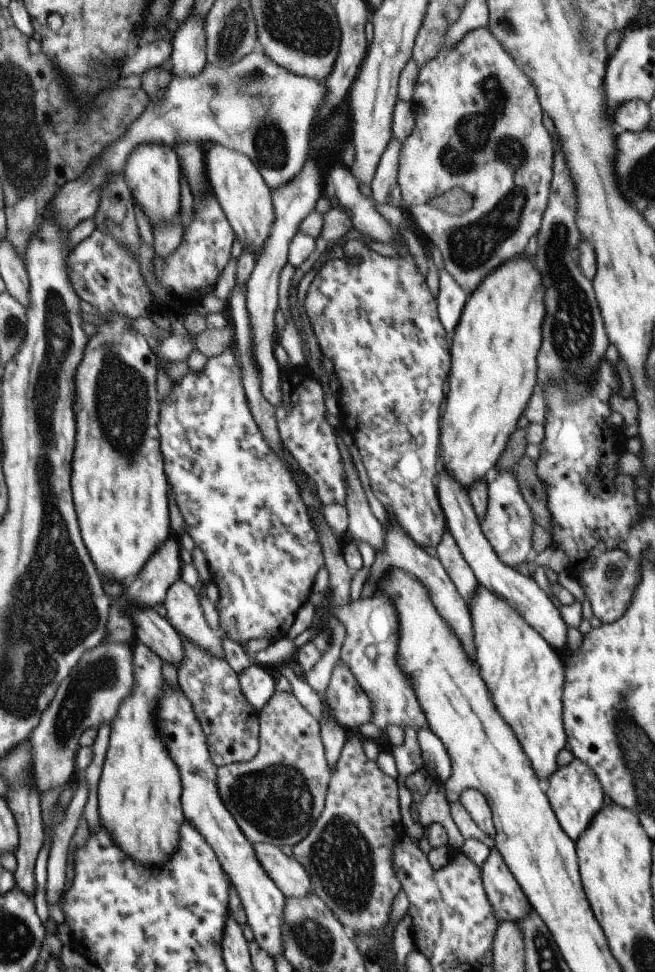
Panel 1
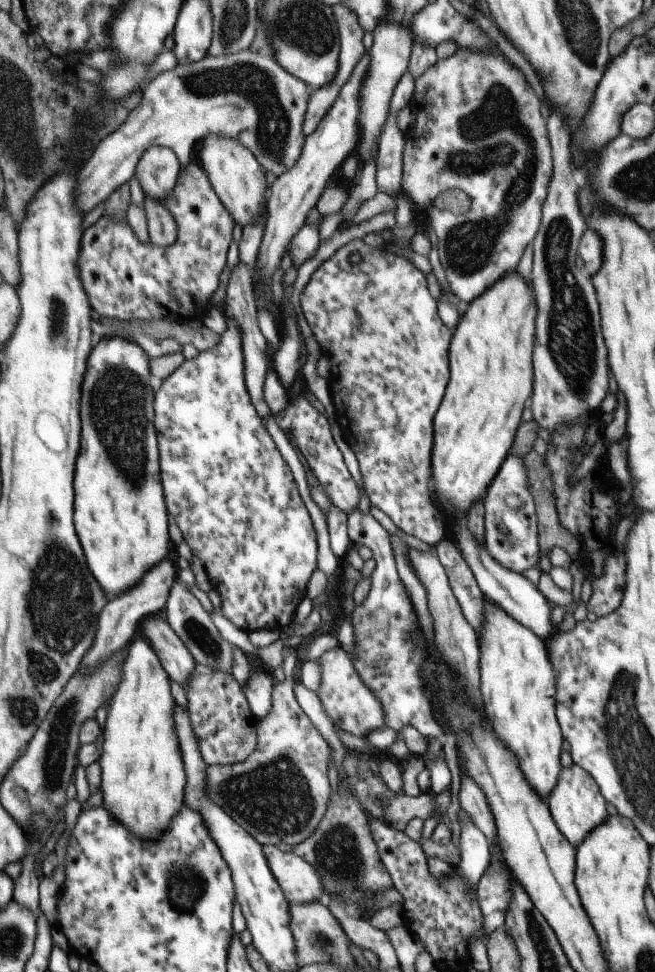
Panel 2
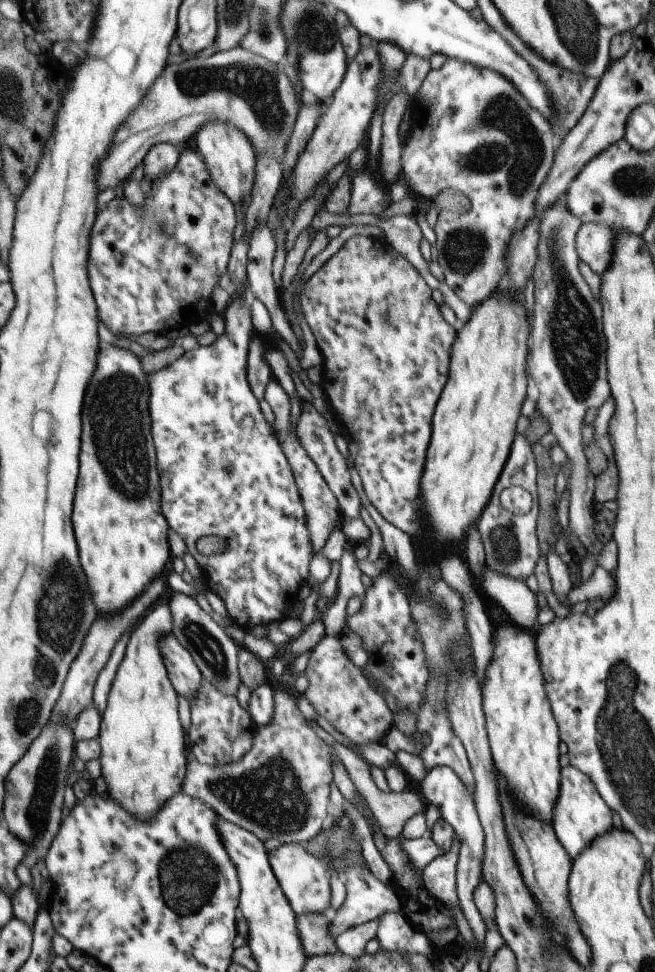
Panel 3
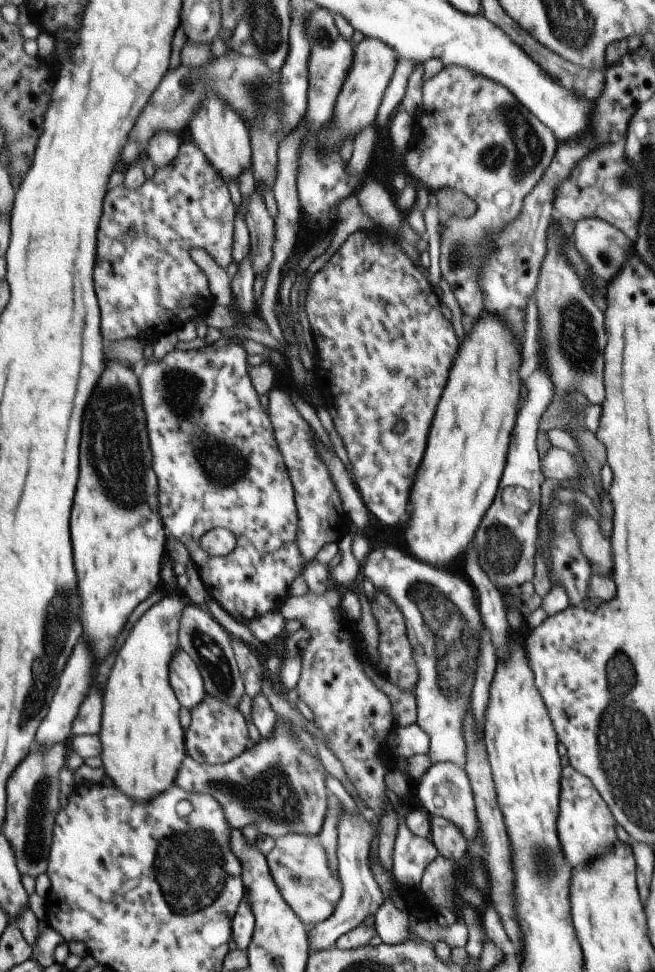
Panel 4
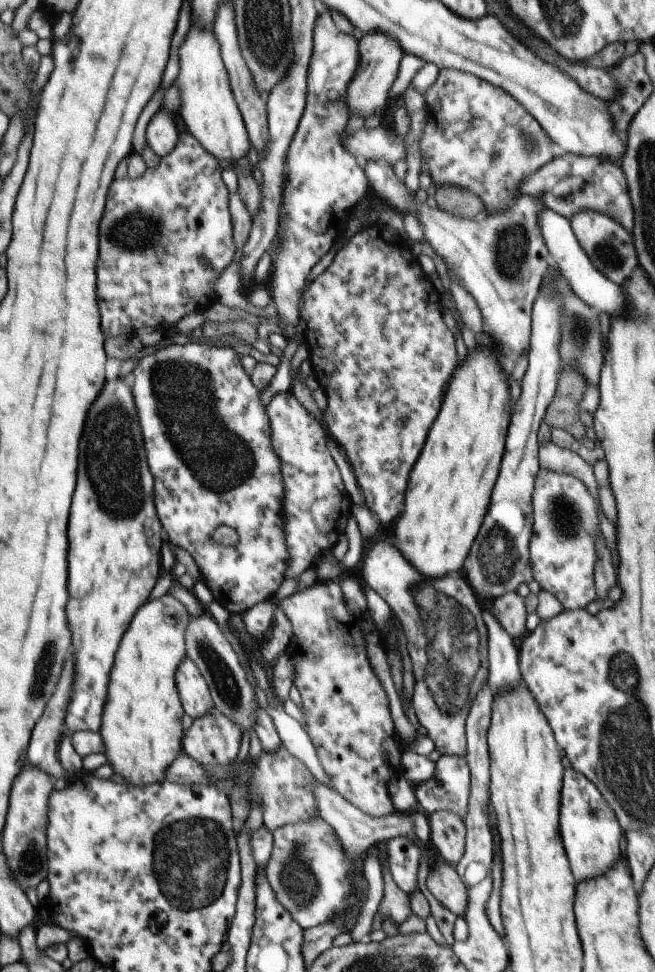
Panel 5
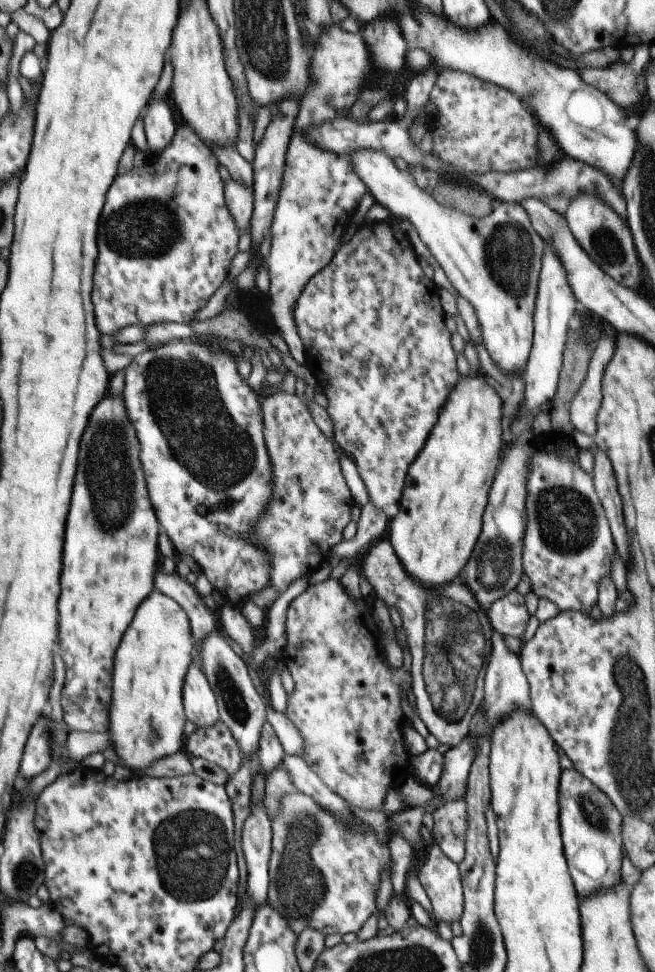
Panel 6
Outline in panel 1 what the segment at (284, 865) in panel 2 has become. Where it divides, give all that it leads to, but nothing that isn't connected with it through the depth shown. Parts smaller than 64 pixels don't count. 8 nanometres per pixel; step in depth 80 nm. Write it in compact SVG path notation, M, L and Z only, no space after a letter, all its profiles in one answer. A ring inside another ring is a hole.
M253 843L251 846L261 868L285 897L301 898L311 893L311 883L305 869L293 858L287 857L278 846Z

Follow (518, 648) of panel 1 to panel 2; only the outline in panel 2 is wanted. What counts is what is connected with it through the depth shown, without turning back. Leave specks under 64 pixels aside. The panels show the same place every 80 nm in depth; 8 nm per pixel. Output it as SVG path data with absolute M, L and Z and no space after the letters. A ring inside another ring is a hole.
M487 597L482 598L484 621L478 630L479 642L479 693L483 714L492 724L496 735L513 751L526 781L546 800L555 786L560 764L562 734L556 719L556 674L549 660L544 640L525 628L517 619L509 616L497 603Z

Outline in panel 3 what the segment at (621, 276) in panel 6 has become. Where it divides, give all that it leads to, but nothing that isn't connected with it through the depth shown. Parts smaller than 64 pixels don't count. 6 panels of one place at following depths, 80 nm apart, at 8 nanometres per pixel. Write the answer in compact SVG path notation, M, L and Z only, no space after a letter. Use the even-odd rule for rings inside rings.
M581 223L574 238L574 249L581 262L600 275L608 269L614 233L597 223Z

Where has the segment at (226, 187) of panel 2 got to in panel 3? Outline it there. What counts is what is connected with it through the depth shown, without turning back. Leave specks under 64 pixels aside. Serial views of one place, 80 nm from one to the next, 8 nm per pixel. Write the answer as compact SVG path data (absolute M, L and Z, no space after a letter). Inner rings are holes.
M207 123L198 129L192 139L196 152L203 159L213 184L233 206L241 207L241 202L250 196L255 178L256 157L244 134L231 125Z

